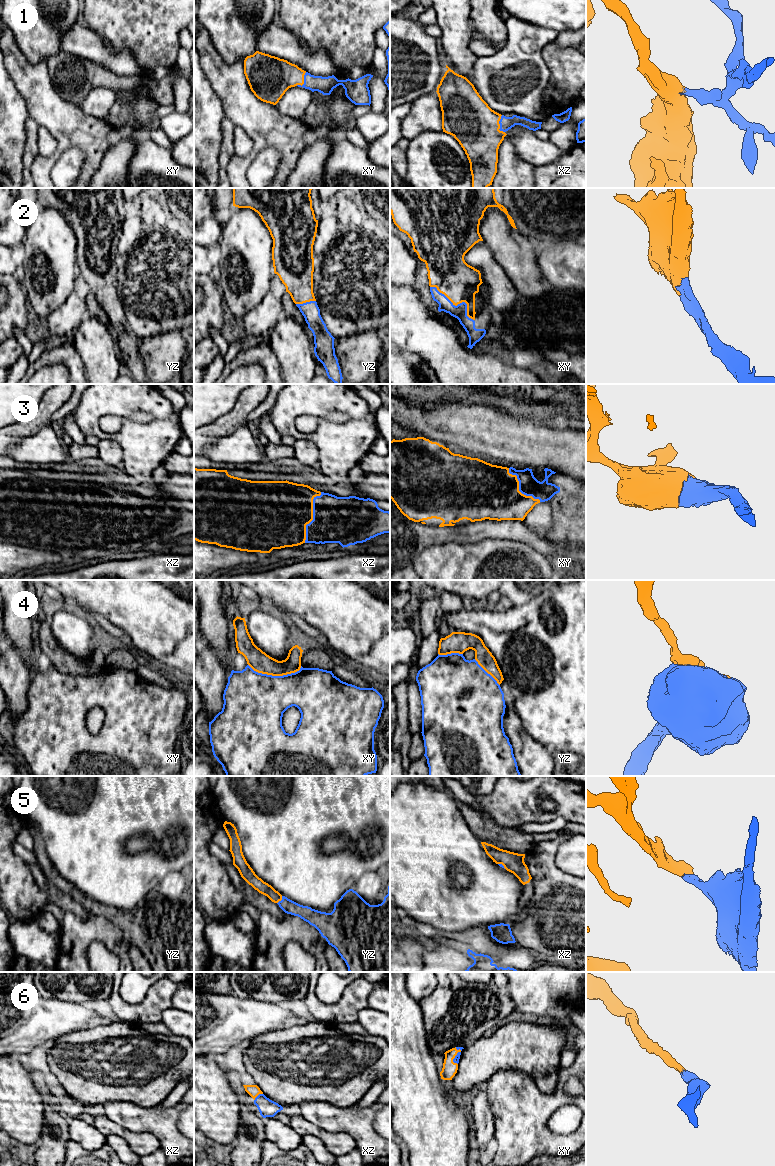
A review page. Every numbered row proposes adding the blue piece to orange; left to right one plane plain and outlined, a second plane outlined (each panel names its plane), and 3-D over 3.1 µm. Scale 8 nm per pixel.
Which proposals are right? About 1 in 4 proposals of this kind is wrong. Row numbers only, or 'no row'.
1, 2, 3, 5, 6

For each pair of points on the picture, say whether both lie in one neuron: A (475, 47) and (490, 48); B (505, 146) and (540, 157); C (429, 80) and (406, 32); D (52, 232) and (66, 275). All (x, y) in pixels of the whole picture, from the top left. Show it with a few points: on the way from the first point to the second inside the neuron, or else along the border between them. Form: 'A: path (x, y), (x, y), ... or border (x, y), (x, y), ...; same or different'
A: path (479, 47), (486, 48); same
B: border (504, 139), (511, 143), (522, 158), (533, 164); different
C: path (429, 68), (432, 63), (430, 54), (418, 44); same
D: path (52, 243), (55, 264); same

